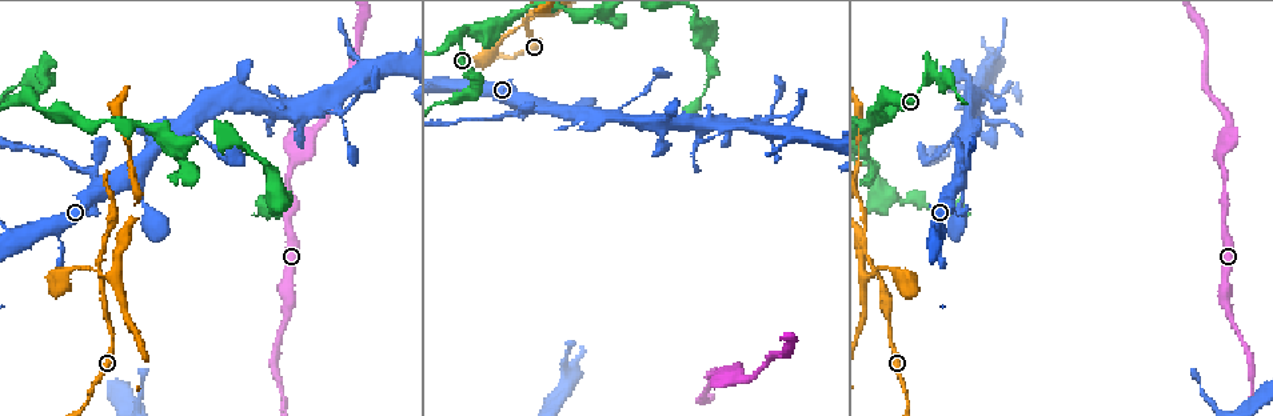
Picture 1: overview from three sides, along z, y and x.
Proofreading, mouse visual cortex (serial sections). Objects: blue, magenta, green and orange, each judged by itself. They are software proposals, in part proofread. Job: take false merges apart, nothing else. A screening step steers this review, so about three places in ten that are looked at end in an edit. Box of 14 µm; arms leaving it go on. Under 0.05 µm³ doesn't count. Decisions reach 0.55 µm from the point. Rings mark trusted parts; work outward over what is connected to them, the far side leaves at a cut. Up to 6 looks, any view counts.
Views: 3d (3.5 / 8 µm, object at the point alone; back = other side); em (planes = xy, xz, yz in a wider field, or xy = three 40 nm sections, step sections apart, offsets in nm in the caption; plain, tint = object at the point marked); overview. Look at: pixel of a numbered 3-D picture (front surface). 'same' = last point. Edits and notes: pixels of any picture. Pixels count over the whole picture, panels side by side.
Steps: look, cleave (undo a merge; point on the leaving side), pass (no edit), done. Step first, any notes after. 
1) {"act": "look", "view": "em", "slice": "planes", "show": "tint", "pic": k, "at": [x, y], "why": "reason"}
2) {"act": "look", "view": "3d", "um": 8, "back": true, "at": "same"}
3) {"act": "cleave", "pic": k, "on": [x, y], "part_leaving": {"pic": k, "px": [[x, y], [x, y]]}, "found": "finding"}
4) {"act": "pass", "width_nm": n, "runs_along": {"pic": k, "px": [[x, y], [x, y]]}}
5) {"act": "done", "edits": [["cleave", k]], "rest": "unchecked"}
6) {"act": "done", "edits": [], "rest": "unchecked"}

{"act": "look", "view": "3d", "um": 3.5, "pic": 1, "at": [100, 271], "why": "looks like a crossing"}

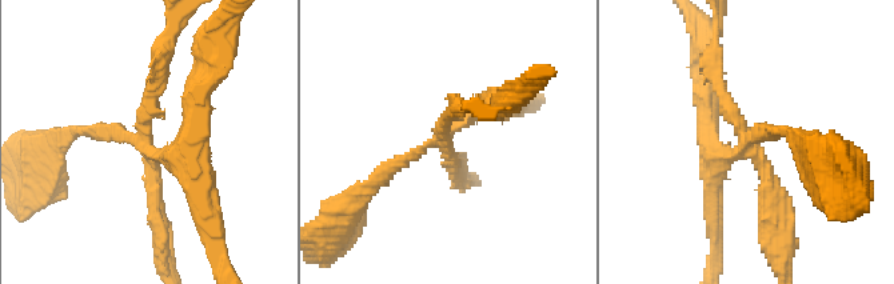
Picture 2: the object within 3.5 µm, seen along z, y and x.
{"act": "look", "view": "em", "slice": "xy", "step": 5, "show": "tint", "pic": 2, "at": [746, 147]}

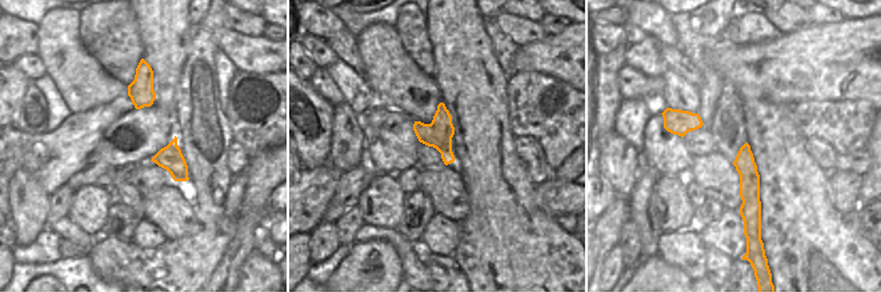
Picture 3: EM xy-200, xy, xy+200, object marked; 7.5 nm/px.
{"act": "cleave", "pic": 2, "on": [176, 160], "found": "a second cell is stuck on"}

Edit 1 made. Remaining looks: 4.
{"act": "look", "view": "3d", "um": 3.5, "pic": 1, "at": [951, 190], "why": "three arms meet"}

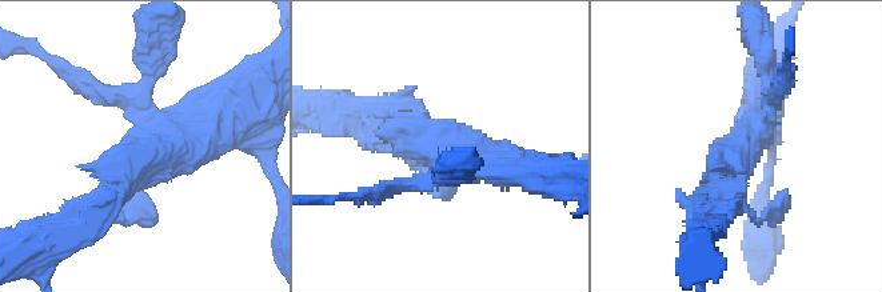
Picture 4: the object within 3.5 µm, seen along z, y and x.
{"act": "look", "view": "em", "slice": "planes", "show": "tint", "pic": 4, "at": [747, 148], "arms": 3, "arm_widths_nm": [200, 350, 450], "why": "shape alone is not enough"}

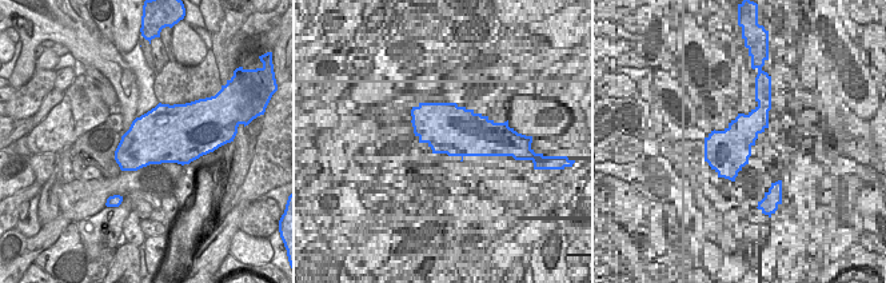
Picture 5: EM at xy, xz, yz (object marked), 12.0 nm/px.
{"act": "cleave", "pic": 4, "on": [144, 64], "part_leaving": {"pic": 4, "px": [[144, 111], [136, 98], [154, 36]]}, "found": "a second cell is stuck on"}

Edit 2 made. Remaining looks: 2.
{"act": "look", "view": "3d", "um": 8, "pic": 1, "at": [233, 87], "why": "thin neck"}

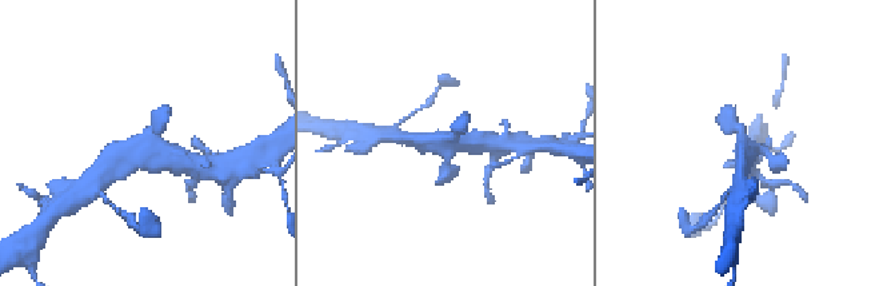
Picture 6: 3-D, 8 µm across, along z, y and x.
{"act": "look", "view": "em", "slice": "planes", "show": "tint", "pic": 6, "at": [446, 138], "arms": 4, "arm_widths_nm": [300, 300, 350, 500], "why": "shape alone is not enough"}

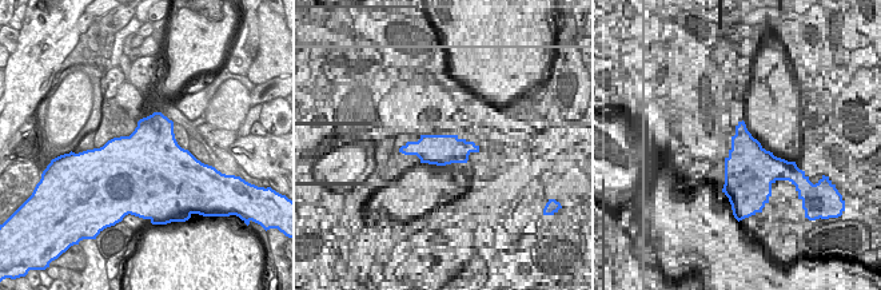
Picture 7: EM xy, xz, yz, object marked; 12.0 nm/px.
{"act": "pass", "runs_along": {"pic": 6, "px": [[110, 170], [130, 154], [183, 161]]}, "found": "continuous, no second cell"}

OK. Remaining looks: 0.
{"act": "done", "edits": [["cleave", 2], ["cleave", 4]], "rest": "unchecked"}

